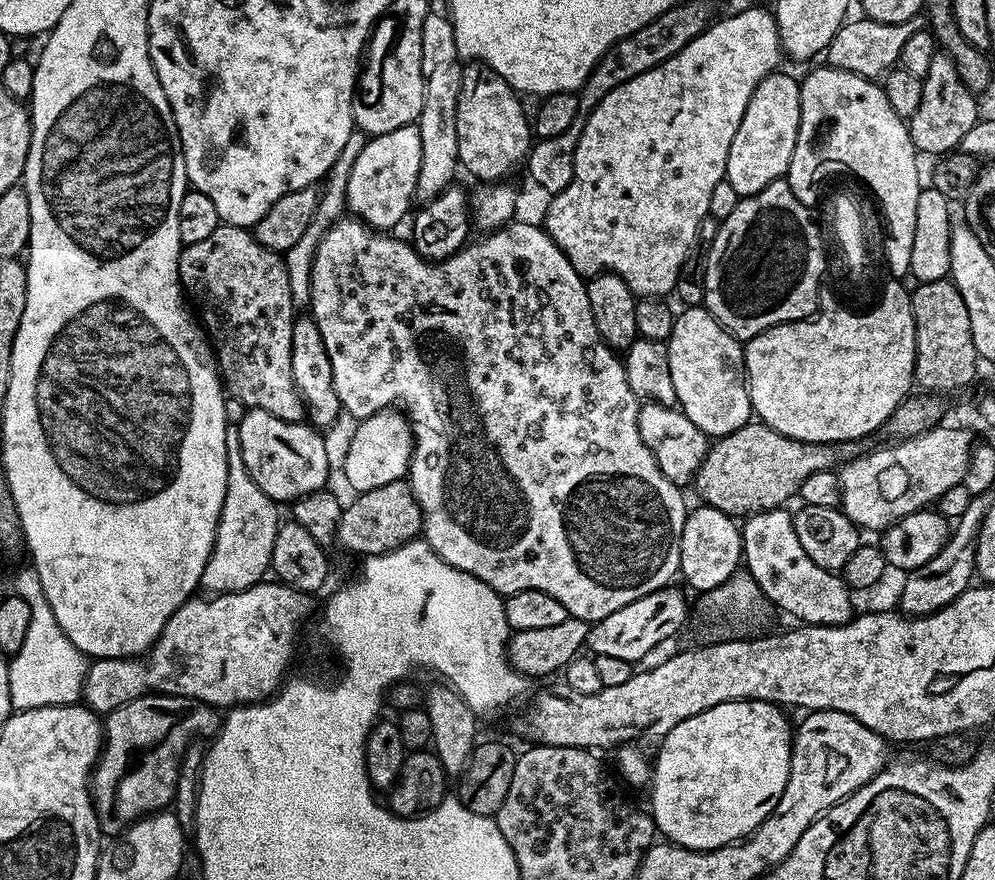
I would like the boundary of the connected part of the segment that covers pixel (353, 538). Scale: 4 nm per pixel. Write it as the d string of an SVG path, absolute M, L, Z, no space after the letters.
M407 479L386 482L386 486L359 493L352 499L356 500L350 501L349 504L347 501L343 505L336 527L335 543L341 544L348 552L357 552L357 557L389 552L421 535L424 519Z

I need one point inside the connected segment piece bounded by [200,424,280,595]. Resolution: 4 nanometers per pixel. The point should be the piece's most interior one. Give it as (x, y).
(242, 553)

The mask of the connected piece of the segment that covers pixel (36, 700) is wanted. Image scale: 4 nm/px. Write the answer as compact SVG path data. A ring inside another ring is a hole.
M42 594L27 597L30 606L30 627L26 639L8 662L10 674L10 702L16 710L34 710L42 706L62 706L77 703L84 695L84 683L90 657L78 650L58 626L50 602Z

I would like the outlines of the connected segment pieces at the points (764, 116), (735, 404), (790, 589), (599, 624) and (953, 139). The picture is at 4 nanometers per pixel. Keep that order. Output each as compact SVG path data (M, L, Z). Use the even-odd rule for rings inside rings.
M784 70L770 73L750 94L746 114L738 122L738 134L730 142L730 154L724 175L743 198L758 194L770 182L787 177L790 158L800 129L800 80L787 76Z
M688 306L677 315L674 330L667 340L668 357L670 358L670 378L674 378L676 404L681 412L702 430L709 438L719 438L734 434L746 426L754 416L748 382L744 379L744 350L741 341L717 322L703 306Z
M787 507L771 508L765 512L753 512L742 524L742 564L758 582L762 594L767 598L769 605L781 608L788 616L793 616L793 621L805 624L825 624L838 626L851 620L854 615L852 609L852 596L847 584L837 573L828 572L806 550L802 550L802 542L798 542L798 534L794 530L794 516Z
M665 586L646 594L630 602L630 606L622 606L622 610L614 610L614 614L606 614L606 618L595 621L588 630L587 651L596 656L639 662L659 644L666 643L688 620L688 600L672 587Z
M938 54L932 59L930 70L926 70L922 79L922 102L918 102L918 110L914 110L912 119L907 121L908 133L917 153L947 154L959 149L962 138L966 138L966 130L973 128L978 119L977 93L971 92L966 82L962 82L954 62L946 54Z

